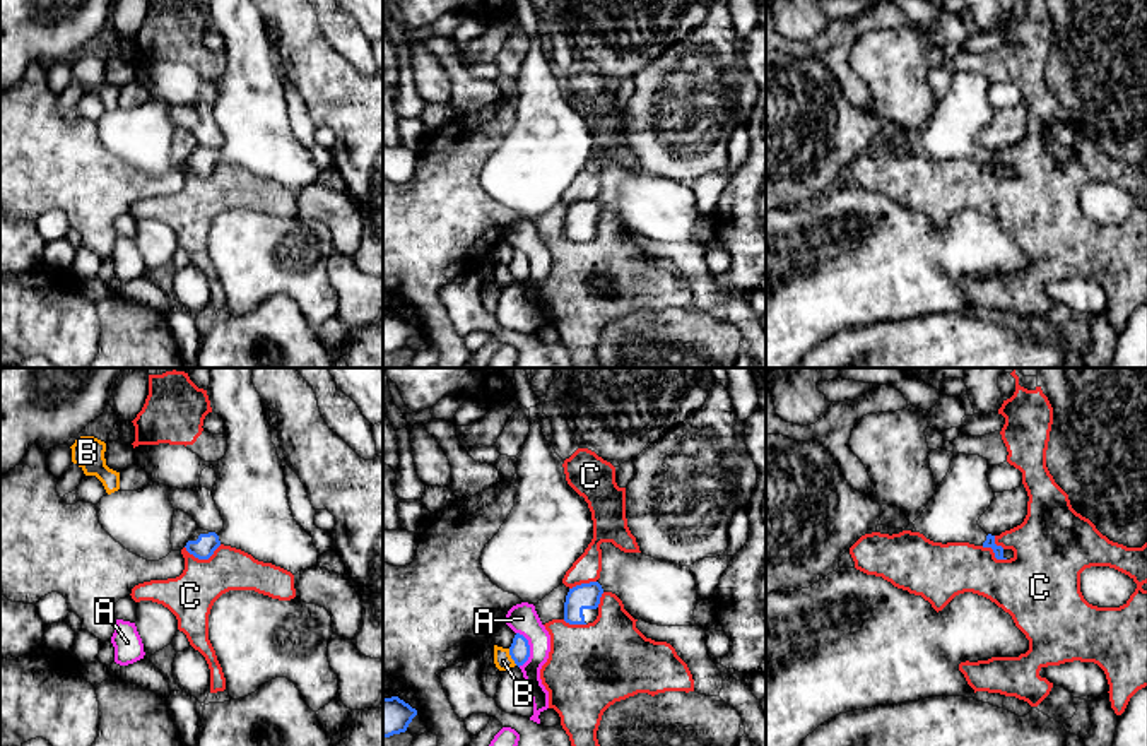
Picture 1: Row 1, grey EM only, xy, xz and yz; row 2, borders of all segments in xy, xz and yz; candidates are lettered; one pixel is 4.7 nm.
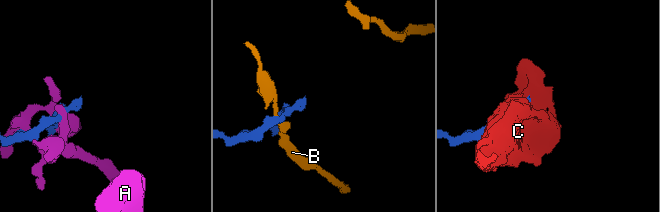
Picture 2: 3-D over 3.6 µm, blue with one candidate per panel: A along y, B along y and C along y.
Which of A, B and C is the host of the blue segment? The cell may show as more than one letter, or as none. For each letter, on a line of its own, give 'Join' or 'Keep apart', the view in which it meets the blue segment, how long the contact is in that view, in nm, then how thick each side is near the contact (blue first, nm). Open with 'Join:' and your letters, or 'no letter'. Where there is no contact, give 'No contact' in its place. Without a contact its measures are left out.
Join: no letter
A: Keep apart. Touches blue in xz. Shared border 170 nm. Thickness 100 nm (blue) against 140 nm
B: Keep apart. Touches blue in xz. Shared border 90 nm. Thickness 100 nm (blue) against 90 nm
C: Keep apart. Touches blue in xy. Shared border 180 nm. Thickness 100 nm (blue) against 220 nm

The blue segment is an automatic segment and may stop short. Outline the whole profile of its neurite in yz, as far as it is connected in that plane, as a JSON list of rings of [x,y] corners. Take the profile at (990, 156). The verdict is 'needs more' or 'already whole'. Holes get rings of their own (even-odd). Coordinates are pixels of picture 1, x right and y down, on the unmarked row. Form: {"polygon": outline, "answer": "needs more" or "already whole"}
{"polygon": [[[954,70],[947,92],[937,103],[923,130],[913,139],[916,149],[933,159],[969,159],[991,164],[997,176],[1007,176],[1003,164],[995,161],[995,152],[978,142],[995,115],[988,87],[986,75]]], "answer": "needs more"}

